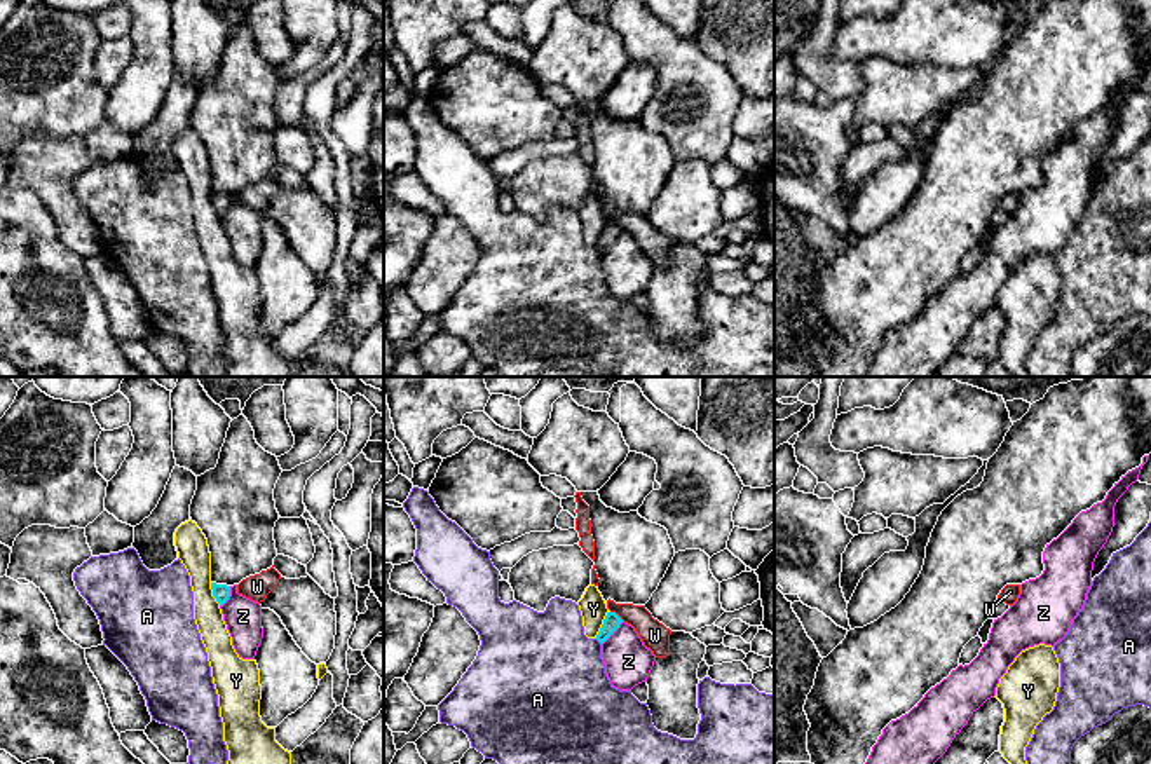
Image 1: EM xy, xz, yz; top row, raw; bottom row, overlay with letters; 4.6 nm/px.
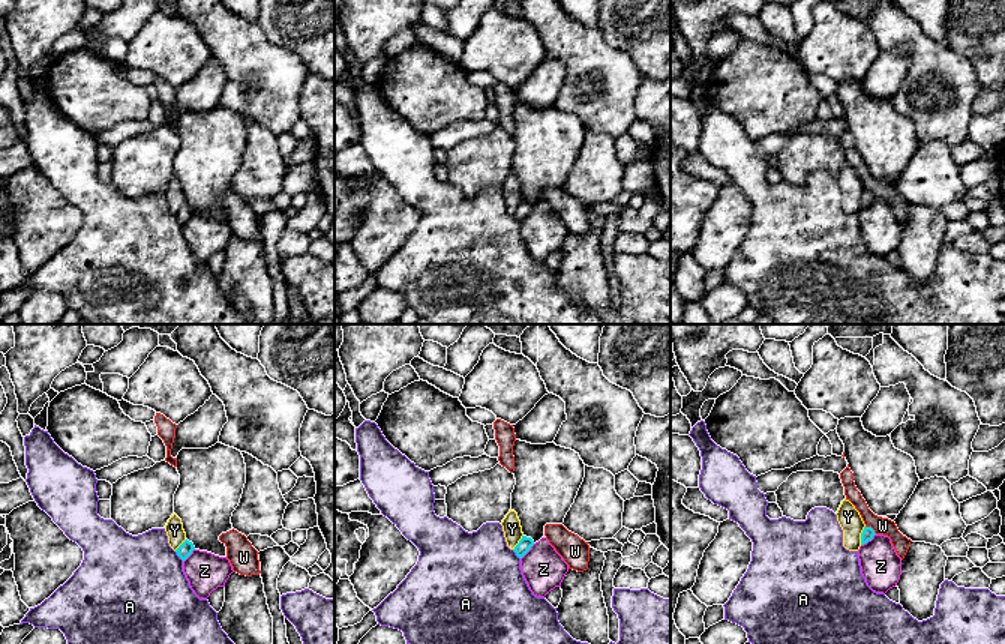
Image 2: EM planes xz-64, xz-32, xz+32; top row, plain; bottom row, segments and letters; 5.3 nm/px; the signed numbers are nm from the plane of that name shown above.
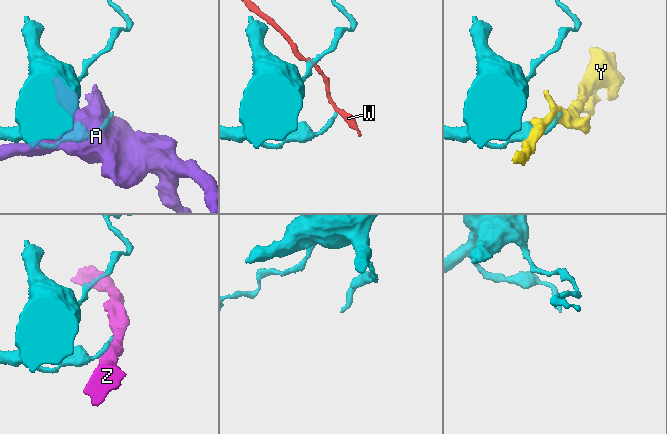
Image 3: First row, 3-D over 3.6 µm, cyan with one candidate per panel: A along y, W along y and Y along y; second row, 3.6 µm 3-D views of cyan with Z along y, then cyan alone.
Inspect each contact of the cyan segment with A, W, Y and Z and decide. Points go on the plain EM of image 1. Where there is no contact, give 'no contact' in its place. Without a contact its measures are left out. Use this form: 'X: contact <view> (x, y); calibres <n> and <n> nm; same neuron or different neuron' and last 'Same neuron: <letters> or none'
A: contact xz (599, 250); calibres 80 and 440 nm; different neuron
W: contact xz (616, 224); calibres 80 and 130 nm; different neuron
Y: contact xz (602, 234); calibres 80 and 130 nm; different neuron
Z: contact xz (612, 241); calibres 80 and 220 nm; different neuron
Same neuron: none

